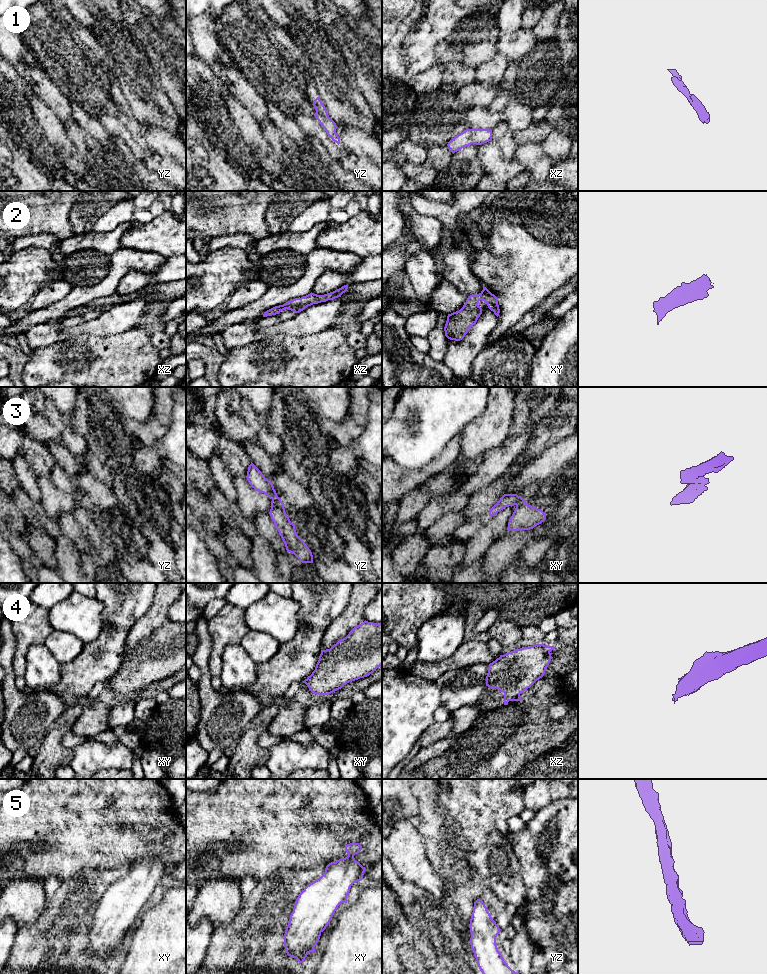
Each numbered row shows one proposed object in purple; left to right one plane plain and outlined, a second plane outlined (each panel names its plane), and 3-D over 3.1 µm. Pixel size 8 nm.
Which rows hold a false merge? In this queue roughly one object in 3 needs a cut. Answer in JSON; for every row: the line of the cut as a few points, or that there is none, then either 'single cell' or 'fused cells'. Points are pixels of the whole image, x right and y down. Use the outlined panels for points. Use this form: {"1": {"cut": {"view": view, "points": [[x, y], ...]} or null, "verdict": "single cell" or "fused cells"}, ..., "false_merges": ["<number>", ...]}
{"1": {"cut": null, "verdict": "single cell"}, "2": {"cut": null, "verdict": "single cell"}, "3": {"cut": {"view": "yz", "points": [[272, 498], [280, 501]]}, "verdict": "fused cells"}, "4": {"cut": null, "verdict": "single cell"}, "5": {"cut": null, "verdict": "single cell"}, "false_merges": ["3"]}

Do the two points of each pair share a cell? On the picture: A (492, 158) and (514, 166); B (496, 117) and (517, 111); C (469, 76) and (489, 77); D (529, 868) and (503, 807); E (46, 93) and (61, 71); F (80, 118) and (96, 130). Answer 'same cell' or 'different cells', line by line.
A: same cell
B: different cells
C: different cells
D: different cells
E: different cells
F: same cell

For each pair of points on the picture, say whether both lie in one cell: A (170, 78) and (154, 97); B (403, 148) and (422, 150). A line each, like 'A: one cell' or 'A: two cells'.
A: two cells
B: one cell

